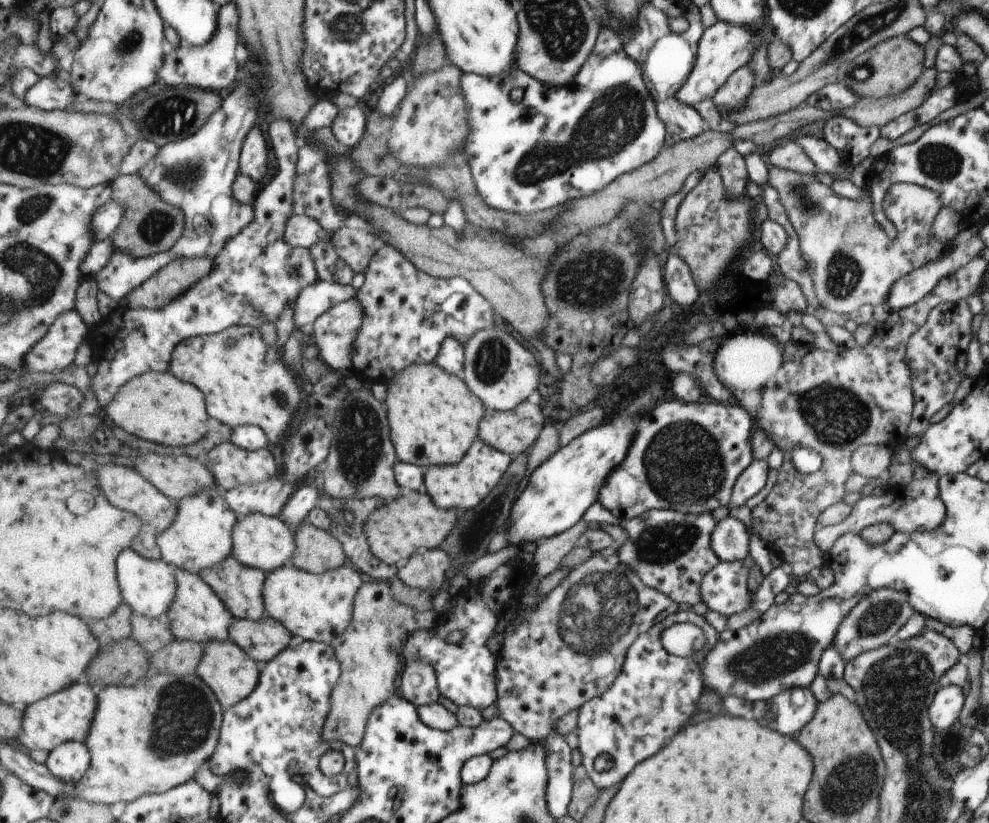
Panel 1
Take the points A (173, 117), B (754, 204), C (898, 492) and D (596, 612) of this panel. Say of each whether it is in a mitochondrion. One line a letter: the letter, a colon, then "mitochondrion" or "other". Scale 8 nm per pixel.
A: mitochondrion
B: other
C: other
D: mitochondrion

